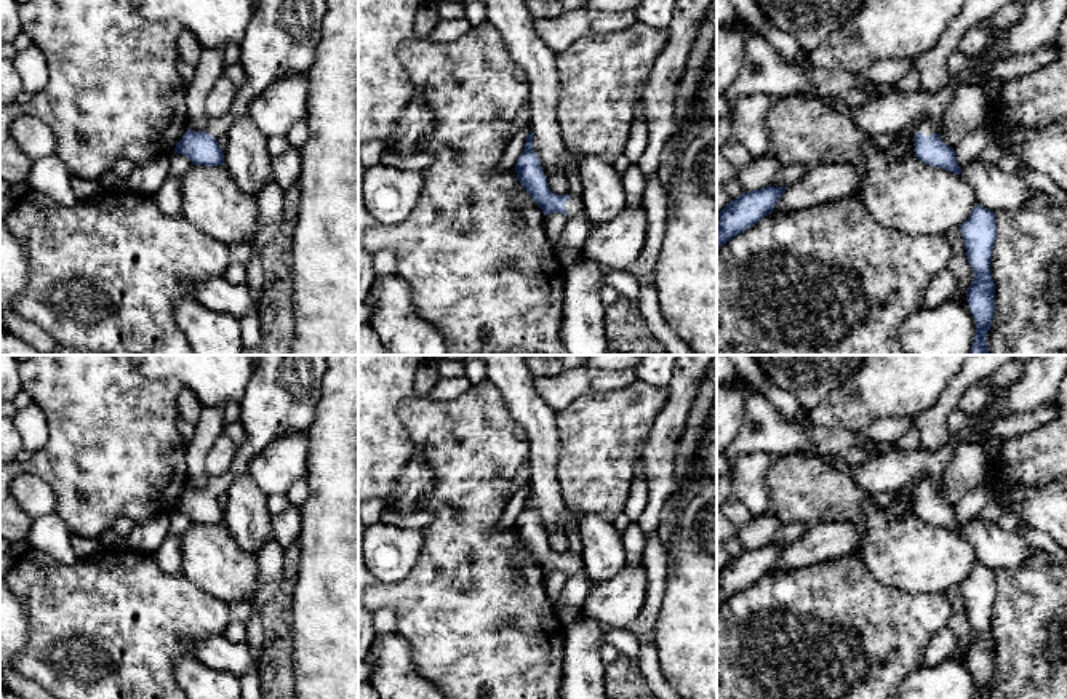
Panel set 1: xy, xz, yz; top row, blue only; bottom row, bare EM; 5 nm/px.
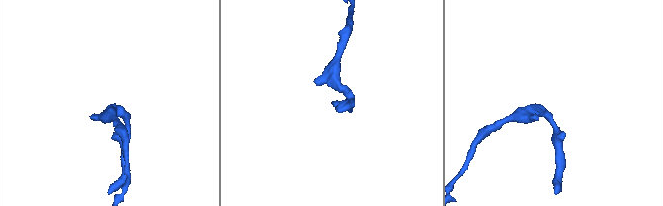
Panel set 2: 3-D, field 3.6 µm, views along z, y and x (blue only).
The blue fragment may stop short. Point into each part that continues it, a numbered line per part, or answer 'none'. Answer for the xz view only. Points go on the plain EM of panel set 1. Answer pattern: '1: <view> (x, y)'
1: xz (573, 565)

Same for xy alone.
1: xy (282, 394)

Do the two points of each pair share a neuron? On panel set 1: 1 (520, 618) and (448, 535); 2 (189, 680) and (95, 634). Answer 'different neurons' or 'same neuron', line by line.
1: same neuron
2: different neurons

